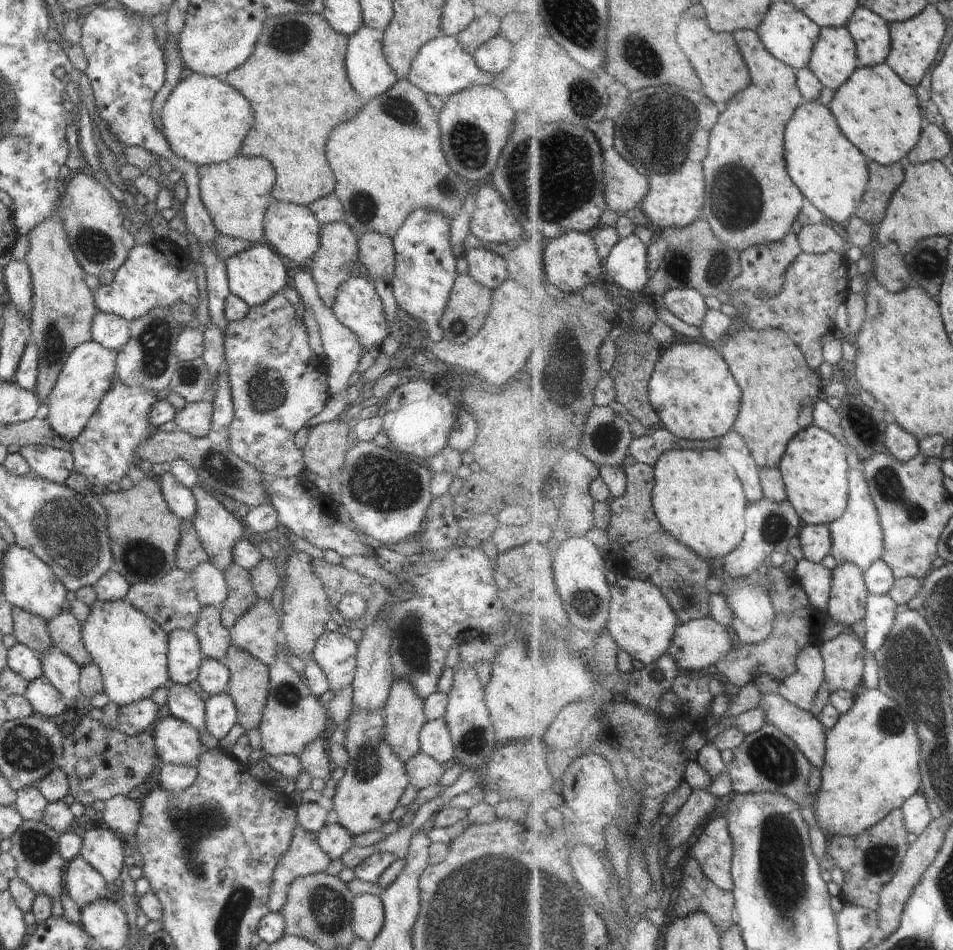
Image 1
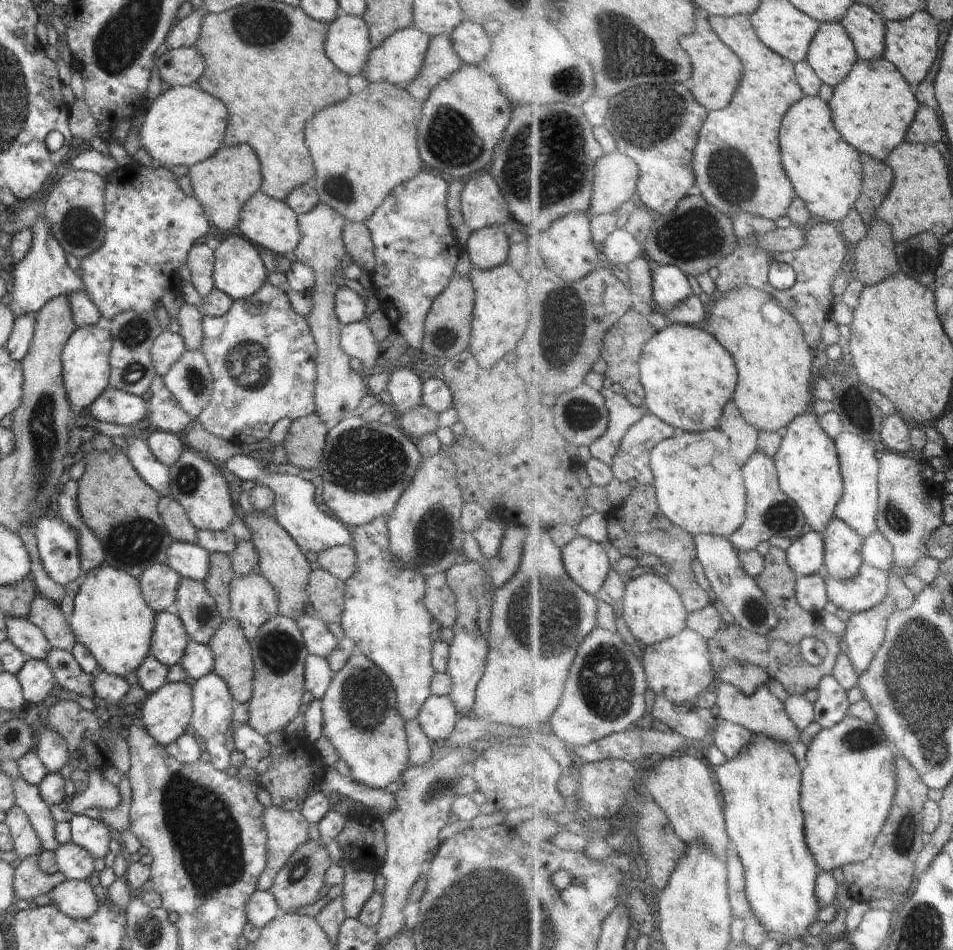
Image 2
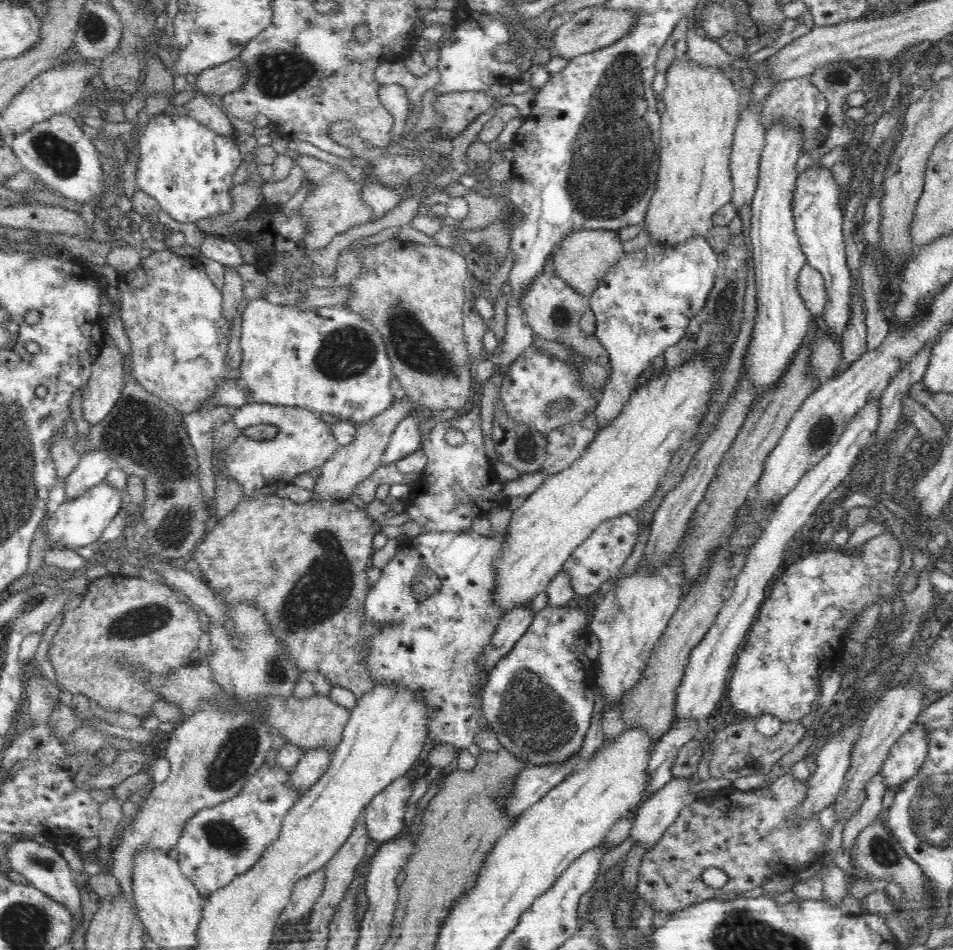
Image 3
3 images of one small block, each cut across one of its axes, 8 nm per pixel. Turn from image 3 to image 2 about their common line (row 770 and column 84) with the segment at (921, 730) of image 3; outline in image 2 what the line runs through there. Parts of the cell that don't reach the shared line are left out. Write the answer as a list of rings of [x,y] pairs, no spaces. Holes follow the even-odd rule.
[[[68,880],[56,885],[47,896],[61,913],[73,919],[92,916],[100,901],[93,887],[86,881]]]

